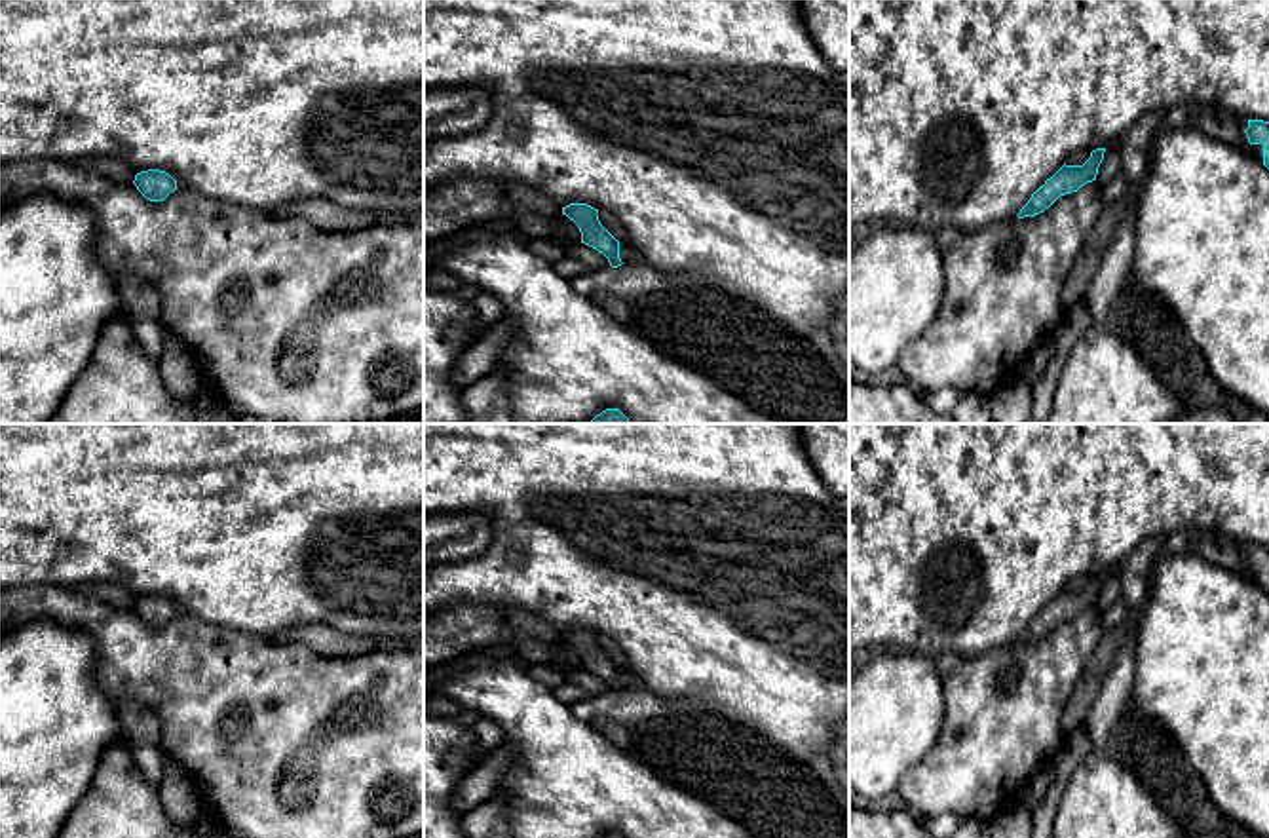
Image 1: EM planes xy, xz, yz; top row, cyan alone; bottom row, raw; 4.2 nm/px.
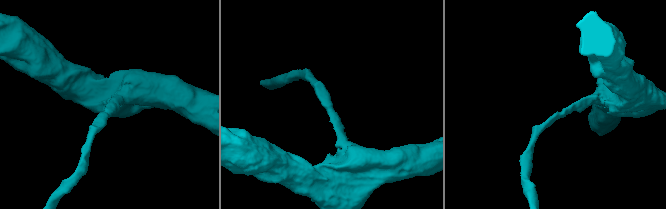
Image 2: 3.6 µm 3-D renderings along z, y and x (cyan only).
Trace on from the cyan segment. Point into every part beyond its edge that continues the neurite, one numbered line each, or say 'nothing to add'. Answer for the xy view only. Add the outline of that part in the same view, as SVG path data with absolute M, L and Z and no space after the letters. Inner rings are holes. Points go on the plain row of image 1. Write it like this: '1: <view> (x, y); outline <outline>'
nothing to add

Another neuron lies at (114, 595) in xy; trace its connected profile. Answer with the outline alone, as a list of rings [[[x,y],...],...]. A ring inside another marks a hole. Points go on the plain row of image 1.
[[[82,583],[76,589],[87,597],[101,599],[112,608],[133,610],[135,606],[135,597],[125,587],[116,583]]]

